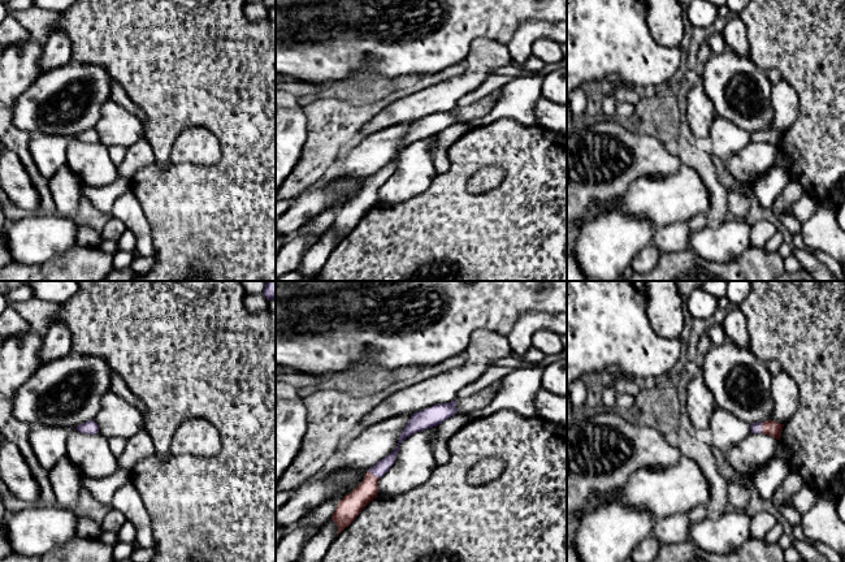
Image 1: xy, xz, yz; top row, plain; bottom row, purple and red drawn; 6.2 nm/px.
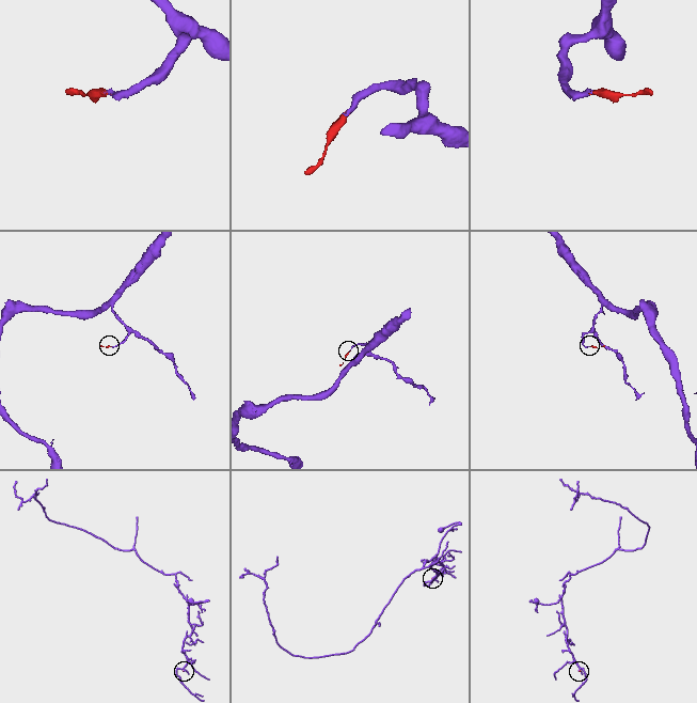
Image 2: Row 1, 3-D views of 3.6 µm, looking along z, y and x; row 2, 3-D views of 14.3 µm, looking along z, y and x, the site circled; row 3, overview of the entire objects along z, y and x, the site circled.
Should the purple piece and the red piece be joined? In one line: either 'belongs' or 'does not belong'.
belongs

